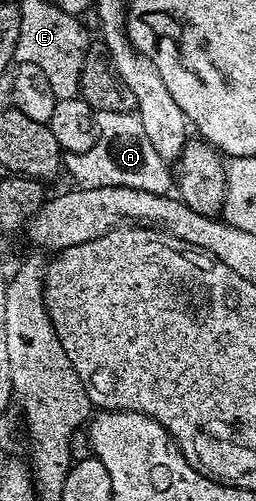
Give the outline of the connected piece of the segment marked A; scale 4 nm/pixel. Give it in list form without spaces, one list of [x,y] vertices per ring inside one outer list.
[[[100,112],[94,117],[96,130],[93,147],[86,153],[66,153],[65,170],[74,177],[81,188],[97,189],[104,186],[124,186],[134,190],[150,191],[166,195],[173,186],[171,168],[151,146],[142,121],[137,114],[124,112]]]

